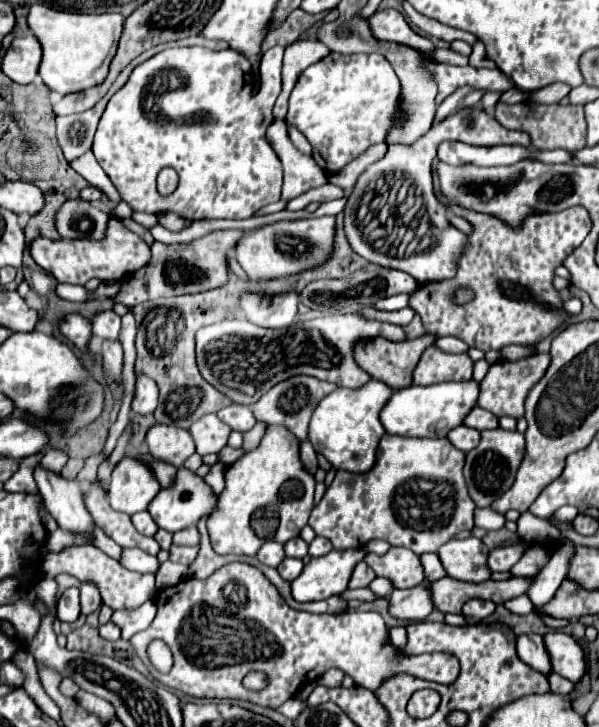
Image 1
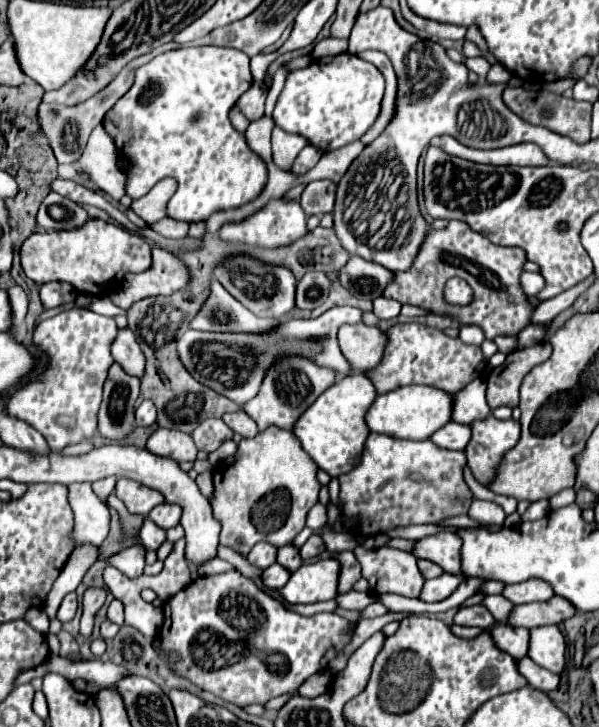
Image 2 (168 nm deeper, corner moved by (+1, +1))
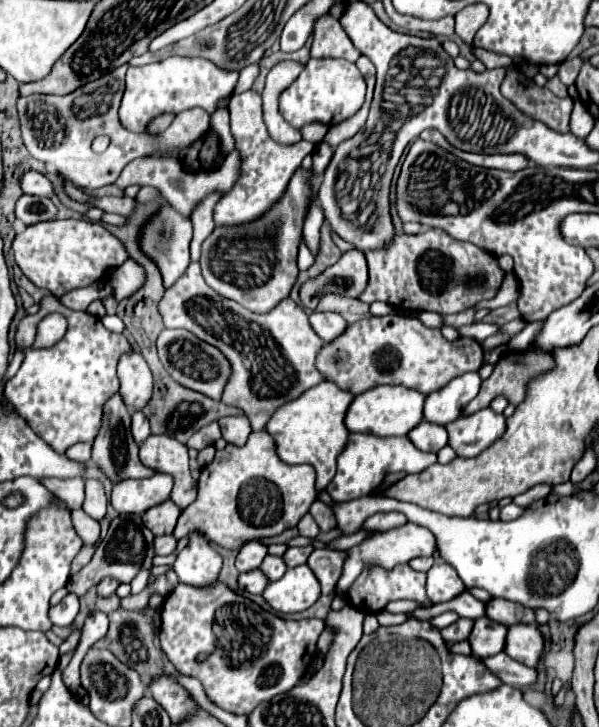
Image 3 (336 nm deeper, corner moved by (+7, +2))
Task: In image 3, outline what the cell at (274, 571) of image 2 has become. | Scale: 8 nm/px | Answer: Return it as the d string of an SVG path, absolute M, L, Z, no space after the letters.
M252 570L252 572L238 576L238 586L244 588L246 592L250 592L250 594L260 594L266 588L266 584L268 582L266 582L264 574L258 572L258 570Z

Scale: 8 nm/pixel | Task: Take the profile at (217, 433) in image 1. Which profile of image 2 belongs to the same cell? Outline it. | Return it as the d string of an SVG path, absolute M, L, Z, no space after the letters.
M210 417L206 421L202 421L194 433L192 433L192 439L196 443L196 447L200 451L206 451L206 453L212 453L216 451L224 441L232 439L234 431L218 417Z

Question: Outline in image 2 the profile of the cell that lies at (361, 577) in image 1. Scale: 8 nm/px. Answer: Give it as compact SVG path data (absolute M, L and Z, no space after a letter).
M342 551L342 553L324 553L324 557L330 555L330 557L336 557L342 565L340 569L340 583L338 583L338 593L346 593L352 589L352 585L362 577L360 575L360 563L356 561L354 553L352 551Z

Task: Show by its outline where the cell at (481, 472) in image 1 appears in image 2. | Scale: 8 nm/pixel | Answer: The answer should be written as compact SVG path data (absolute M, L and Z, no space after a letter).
M494 415L472 423L472 439L466 447L468 467L474 479L488 487L496 481L496 473L504 455L516 447L520 439L520 423L514 419L500 421Z

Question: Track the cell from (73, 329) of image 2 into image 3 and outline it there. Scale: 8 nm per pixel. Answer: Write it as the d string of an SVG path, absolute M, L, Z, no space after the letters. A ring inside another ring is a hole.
M46 296L40 302L40 310L34 316L24 316L16 326L14 348L24 352L24 360L18 374L6 382L4 396L14 398L14 408L18 408L18 414L30 424L30 428L34 428L38 436L42 436L42 440L46 440L46 444L50 444L50 448L56 448L56 452L64 454L78 442L92 444L102 424L102 404L110 400L120 386L116 376L118 360L132 350L126 336L106 330L96 316L70 310L62 306L56 296ZM52 312L66 316L68 332L56 346L38 350L32 346L36 326Z

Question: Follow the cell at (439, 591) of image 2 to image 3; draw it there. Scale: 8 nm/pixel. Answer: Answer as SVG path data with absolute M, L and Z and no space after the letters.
M436 562L430 568L426 592L428 592L428 596L430 596L430 600L434 604L448 602L448 600L456 598L464 590L466 590L466 586L462 584L462 580L458 580L458 574L454 572L454 568L450 568L450 564Z

